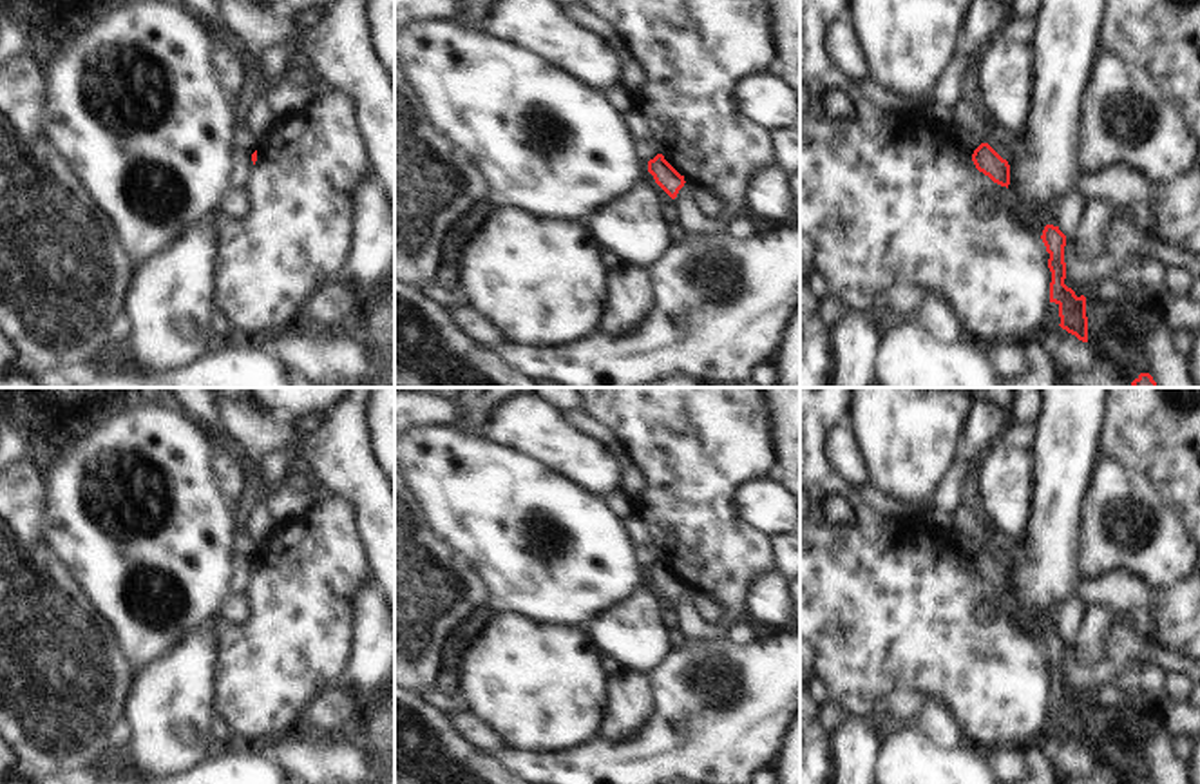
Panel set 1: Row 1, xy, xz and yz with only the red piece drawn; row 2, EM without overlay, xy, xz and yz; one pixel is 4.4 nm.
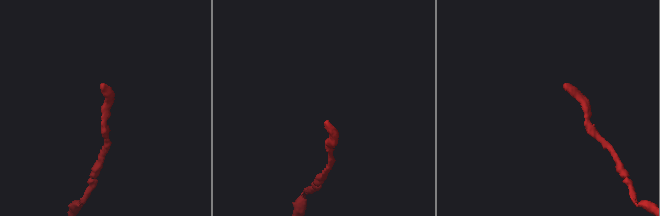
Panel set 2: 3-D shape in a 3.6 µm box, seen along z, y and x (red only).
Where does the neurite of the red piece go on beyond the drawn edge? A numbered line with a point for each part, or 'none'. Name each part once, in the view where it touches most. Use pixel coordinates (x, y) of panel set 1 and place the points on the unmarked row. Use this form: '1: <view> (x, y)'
none

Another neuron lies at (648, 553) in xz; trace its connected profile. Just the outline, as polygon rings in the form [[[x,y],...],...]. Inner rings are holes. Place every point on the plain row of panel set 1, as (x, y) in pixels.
[[[628,516],[623,520],[624,527],[633,541],[637,558],[643,567],[653,565],[657,559],[662,559],[661,549],[655,545],[652,532],[639,516]]]

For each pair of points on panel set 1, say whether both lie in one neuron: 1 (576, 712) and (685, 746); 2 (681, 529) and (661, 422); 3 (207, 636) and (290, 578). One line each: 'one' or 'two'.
1: two
2: one
3: two

